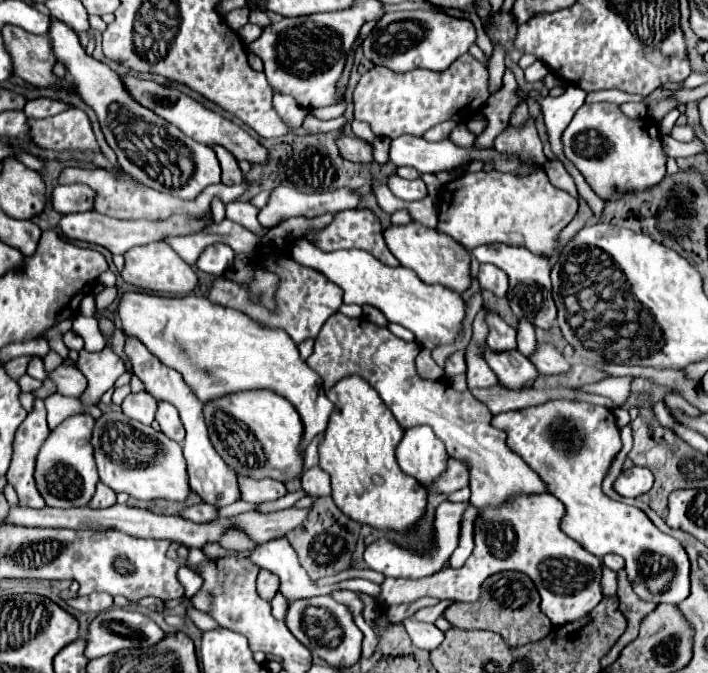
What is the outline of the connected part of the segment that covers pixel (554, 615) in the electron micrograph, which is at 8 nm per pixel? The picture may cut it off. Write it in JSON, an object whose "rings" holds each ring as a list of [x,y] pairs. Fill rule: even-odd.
{"rings":[[[548,493],[540,495],[512,495],[500,507],[482,507],[474,521],[474,551],[460,569],[446,567],[422,579],[390,579],[380,583],[376,603],[380,611],[392,605],[414,603],[426,595],[452,601],[474,601],[488,575],[496,571],[522,571],[526,573],[538,593],[540,609],[554,625],[564,625],[586,617],[602,599],[600,565],[602,561],[588,553],[580,543],[560,531],[564,505]]]}

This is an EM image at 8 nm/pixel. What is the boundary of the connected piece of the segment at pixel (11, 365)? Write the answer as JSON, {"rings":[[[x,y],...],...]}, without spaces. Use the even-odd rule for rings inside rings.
{"rings":[[[28,355],[28,357],[16,357],[16,359],[8,361],[8,363],[4,365],[4,369],[10,373],[10,377],[12,377],[12,379],[16,379],[16,381],[18,381],[18,379],[26,373],[26,367],[28,367],[30,359],[32,359],[32,355]]]}

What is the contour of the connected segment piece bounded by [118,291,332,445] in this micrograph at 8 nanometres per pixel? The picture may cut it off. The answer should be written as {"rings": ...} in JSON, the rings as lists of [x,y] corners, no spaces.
{"rings":[[[126,291],[118,301],[118,315],[122,321],[122,331],[126,337],[140,339],[146,349],[156,355],[166,367],[172,367],[184,377],[184,383],[198,395],[202,403],[208,403],[212,399],[218,399],[222,395],[244,391],[244,389],[270,389],[284,399],[288,399],[306,429],[302,435],[302,443],[310,443],[318,433],[322,433],[328,425],[328,417],[332,413],[332,403],[324,395],[324,387],[320,383],[320,377],[314,375],[314,371],[300,359],[298,347],[288,339],[288,335],[280,329],[264,329],[252,319],[226,309],[216,307],[216,303],[210,303],[206,297],[186,295],[186,297],[158,297],[148,293],[134,293]]]}

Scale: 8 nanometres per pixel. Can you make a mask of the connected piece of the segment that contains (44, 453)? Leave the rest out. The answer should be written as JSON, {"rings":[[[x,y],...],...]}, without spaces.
{"rings":[[[74,415],[66,419],[62,425],[58,425],[46,439],[44,449],[40,449],[36,461],[36,485],[46,505],[68,509],[68,507],[84,507],[90,503],[96,491],[96,483],[100,481],[96,463],[92,459],[92,445],[90,445],[92,427],[94,419],[90,415]]]}

